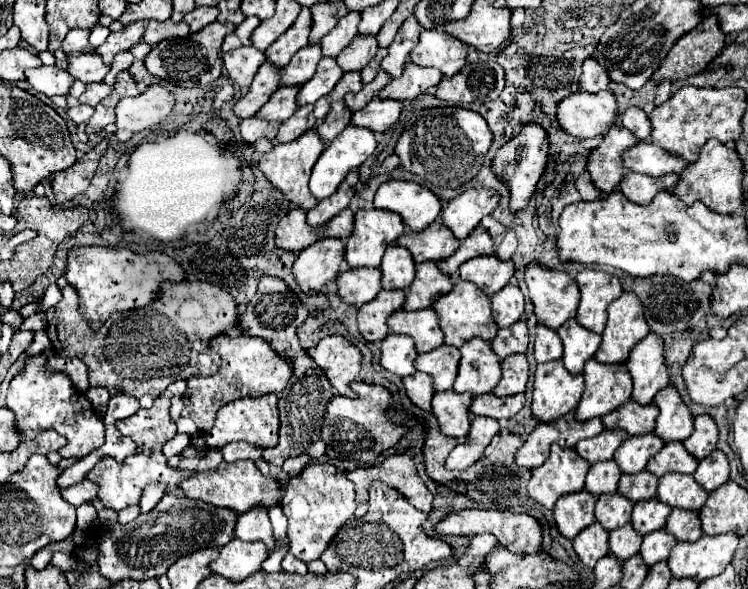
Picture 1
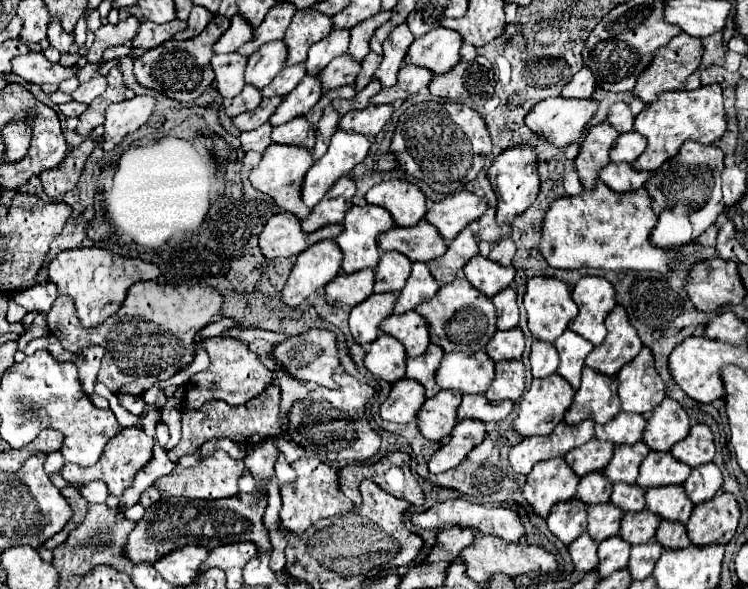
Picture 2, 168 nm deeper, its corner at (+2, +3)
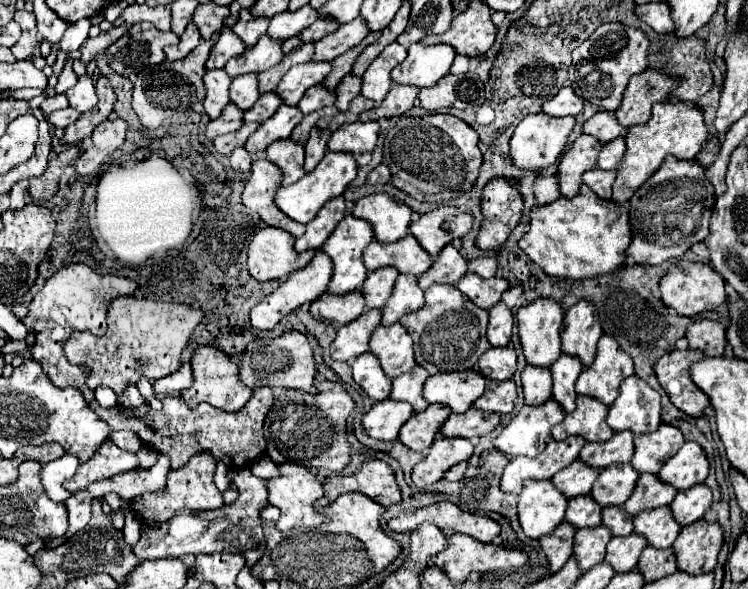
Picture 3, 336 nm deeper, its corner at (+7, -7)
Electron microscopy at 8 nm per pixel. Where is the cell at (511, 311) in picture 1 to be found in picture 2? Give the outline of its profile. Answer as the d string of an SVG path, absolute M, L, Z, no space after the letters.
M506 288L498 292L492 298L492 304L498 312L498 330L510 330L518 326L518 304L516 304L516 292L512 288Z

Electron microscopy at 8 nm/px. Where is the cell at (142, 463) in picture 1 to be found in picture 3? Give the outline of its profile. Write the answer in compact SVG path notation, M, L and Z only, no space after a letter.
M107 440L99 450L97 456L93 456L93 460L81 464L75 472L73 478L65 480L63 486L69 492L77 492L89 486L89 482L101 482L101 480L109 480L117 474L129 472L139 468L139 458L135 452L127 452L121 450L119 446L115 446L111 440Z

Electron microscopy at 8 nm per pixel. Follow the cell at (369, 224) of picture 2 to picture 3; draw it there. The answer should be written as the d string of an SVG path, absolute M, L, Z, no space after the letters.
M347 214L341 224L337 224L337 228L333 230L333 234L329 236L329 240L323 244L323 250L327 252L327 256L333 260L333 276L331 276L331 284L329 284L329 292L331 294L341 294L341 292L351 292L363 286L365 278L367 278L367 268L363 264L363 250L365 246L375 238L373 228L369 222L355 218L353 214Z

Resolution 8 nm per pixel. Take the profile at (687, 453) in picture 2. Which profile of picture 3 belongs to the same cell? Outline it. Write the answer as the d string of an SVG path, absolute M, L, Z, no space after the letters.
M685 442L679 452L665 462L659 470L659 478L663 482L673 484L679 490L691 488L693 484L705 482L709 474L709 462L703 448L697 442Z

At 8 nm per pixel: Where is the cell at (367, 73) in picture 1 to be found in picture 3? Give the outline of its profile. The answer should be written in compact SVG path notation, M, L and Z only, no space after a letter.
M347 74L347 76L341 80L341 84L335 88L335 92L337 92L337 102L335 102L335 106L337 106L341 112L345 112L345 110L349 108L351 100L361 94L361 78L355 76L355 74Z

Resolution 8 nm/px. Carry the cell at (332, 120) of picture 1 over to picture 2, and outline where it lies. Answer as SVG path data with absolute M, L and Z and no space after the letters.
M326 106L326 110L324 110L324 114L322 114L322 118L320 118L318 126L316 126L316 146L312 150L314 160L322 158L326 154L326 150L330 146L330 138L338 128L338 120L340 120L338 112L332 106Z

